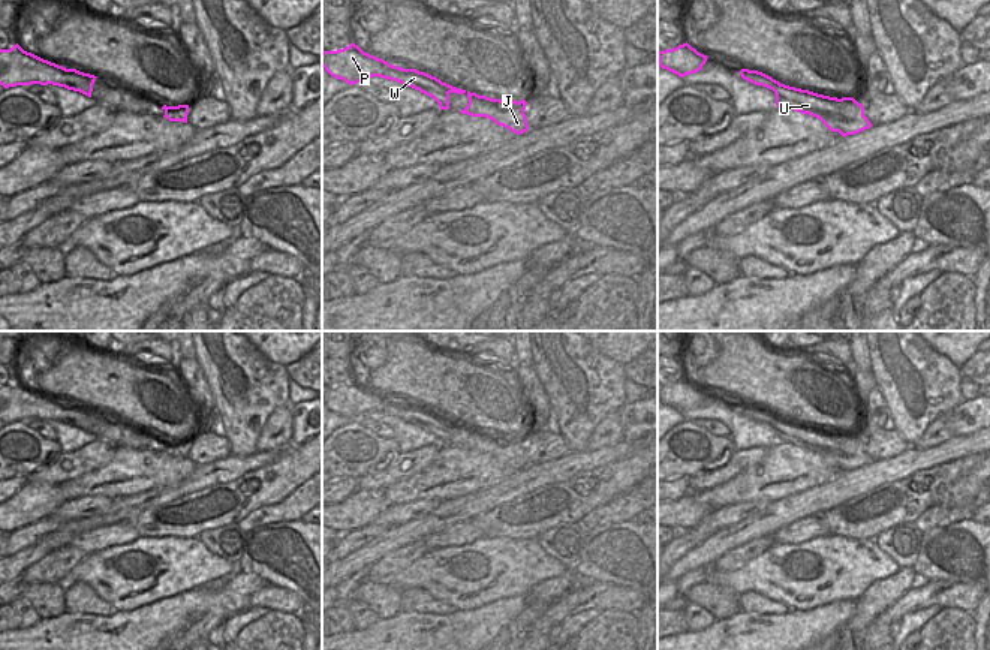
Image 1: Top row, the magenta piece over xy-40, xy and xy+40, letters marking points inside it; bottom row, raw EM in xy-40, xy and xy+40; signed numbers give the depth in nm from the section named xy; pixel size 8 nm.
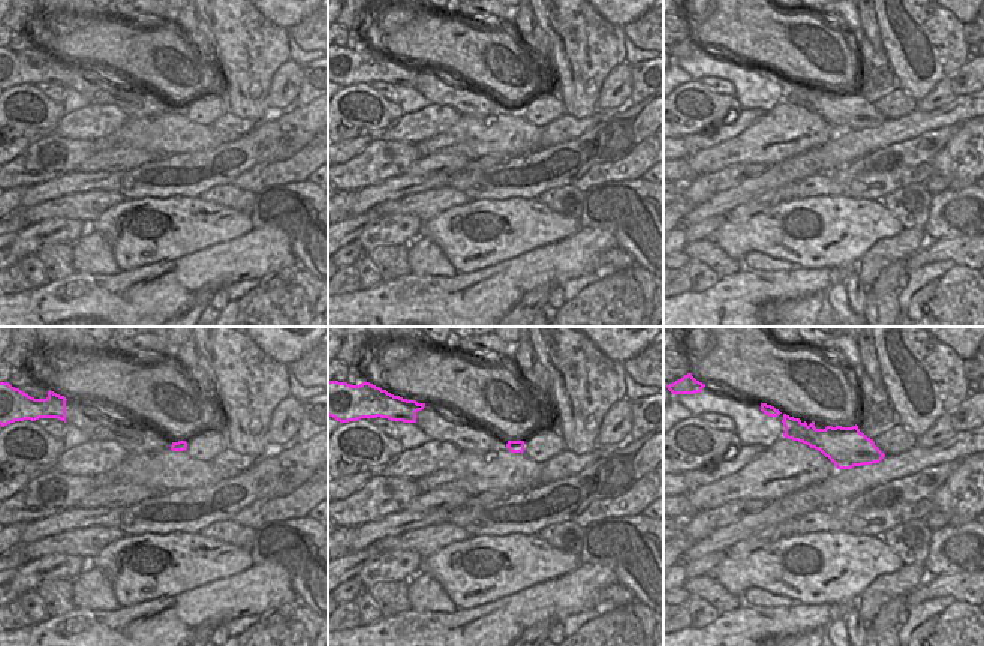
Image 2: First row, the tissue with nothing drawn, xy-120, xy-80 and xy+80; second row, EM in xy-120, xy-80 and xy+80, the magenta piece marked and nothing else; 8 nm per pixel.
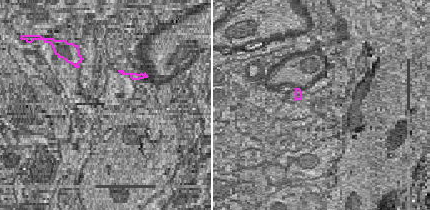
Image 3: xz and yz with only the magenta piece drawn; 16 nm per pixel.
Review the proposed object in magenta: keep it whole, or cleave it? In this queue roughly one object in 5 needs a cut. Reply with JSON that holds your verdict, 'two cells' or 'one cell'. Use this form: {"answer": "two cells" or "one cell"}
{"answer": "one cell"}

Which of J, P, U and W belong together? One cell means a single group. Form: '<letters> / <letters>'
J P U W

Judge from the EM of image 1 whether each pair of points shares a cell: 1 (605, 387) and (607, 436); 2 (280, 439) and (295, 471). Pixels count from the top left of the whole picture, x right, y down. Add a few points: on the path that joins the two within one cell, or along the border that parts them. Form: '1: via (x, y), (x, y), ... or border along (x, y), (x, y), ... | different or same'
1: border along (616, 411), (605, 415), (595, 427), (587, 445) | different
2: border along (288, 444), (283, 450) | different

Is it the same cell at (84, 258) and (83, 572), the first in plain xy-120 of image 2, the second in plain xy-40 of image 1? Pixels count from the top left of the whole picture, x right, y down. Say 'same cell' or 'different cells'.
different cells

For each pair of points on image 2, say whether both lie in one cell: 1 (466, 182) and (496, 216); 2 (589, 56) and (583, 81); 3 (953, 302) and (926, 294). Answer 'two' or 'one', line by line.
1: two
2: one
3: two

